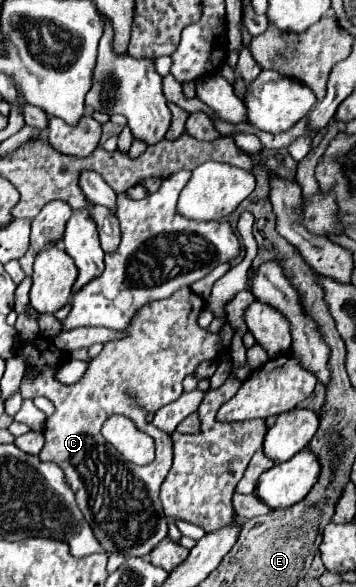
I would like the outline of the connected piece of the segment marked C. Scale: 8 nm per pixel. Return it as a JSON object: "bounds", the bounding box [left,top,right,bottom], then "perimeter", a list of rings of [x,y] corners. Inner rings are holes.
{"bounds":[17,288,233,556],"perimeter":[[[181,288],[171,298],[145,304],[143,308],[137,310],[137,316],[133,316],[133,320],[129,322],[129,328],[125,328],[127,336],[113,340],[113,342],[105,342],[101,354],[89,362],[85,376],[77,384],[71,384],[71,386],[55,378],[61,366],[59,358],[63,356],[63,352],[57,346],[53,346],[43,336],[37,336],[37,340],[25,340],[25,338],[21,340],[21,348],[17,350],[17,354],[25,358],[25,376],[21,382],[21,396],[23,398],[45,396],[55,404],[53,416],[47,418],[45,446],[39,458],[55,462],[63,470],[65,480],[71,484],[77,496],[77,506],[81,508],[85,520],[93,528],[93,534],[97,536],[105,552],[119,552],[123,556],[147,556],[167,536],[167,518],[159,502],[159,486],[171,468],[173,444],[171,444],[169,434],[153,429],[149,423],[144,423],[145,412],[155,412],[159,406],[165,406],[177,400],[183,394],[183,386],[181,386],[183,378],[191,374],[193,368],[197,368],[197,364],[205,360],[217,360],[219,354],[229,350],[231,340],[233,340],[233,326],[225,322],[219,332],[209,332],[201,328],[197,324],[197,316],[203,308],[205,308],[205,300],[199,294],[195,294],[191,288]],[[125,392],[135,392],[139,398],[139,406],[131,404]],[[111,414],[129,416],[137,428],[155,440],[157,456],[151,464],[135,466],[131,462],[123,462],[121,466],[121,460],[111,460],[111,450],[107,448],[101,436],[101,426]]]}

